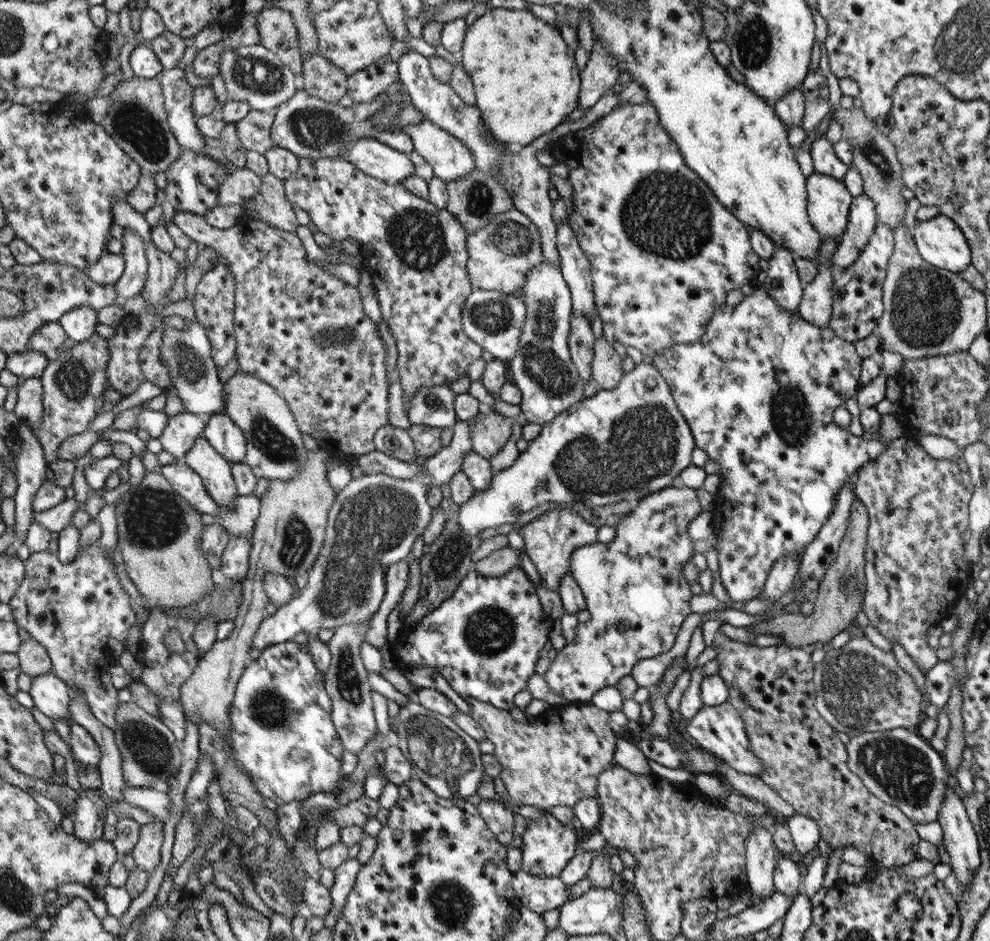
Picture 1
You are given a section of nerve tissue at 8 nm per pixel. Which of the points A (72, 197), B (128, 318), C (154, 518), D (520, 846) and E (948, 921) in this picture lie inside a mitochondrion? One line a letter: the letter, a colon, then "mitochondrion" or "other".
A: mitochondrion
B: other
C: mitochondrion
D: other
E: other

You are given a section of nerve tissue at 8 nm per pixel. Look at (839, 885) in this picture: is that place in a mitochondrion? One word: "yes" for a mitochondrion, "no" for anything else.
no

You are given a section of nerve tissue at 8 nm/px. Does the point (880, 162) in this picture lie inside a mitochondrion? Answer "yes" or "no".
yes

